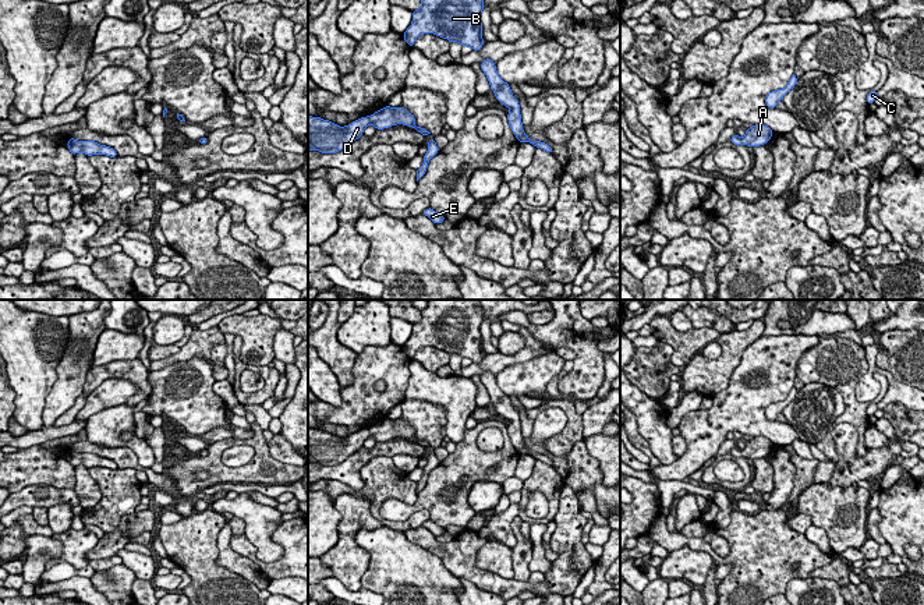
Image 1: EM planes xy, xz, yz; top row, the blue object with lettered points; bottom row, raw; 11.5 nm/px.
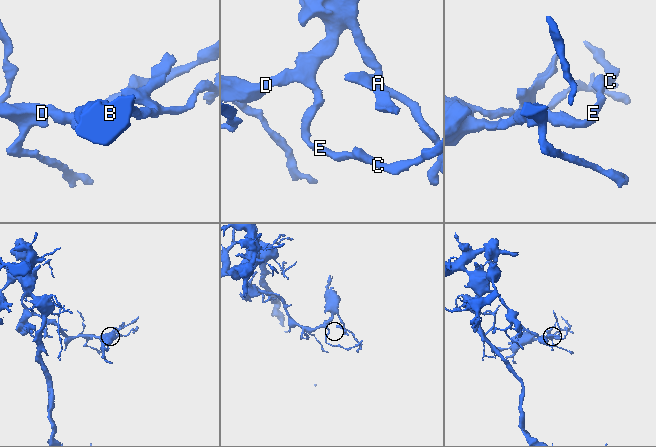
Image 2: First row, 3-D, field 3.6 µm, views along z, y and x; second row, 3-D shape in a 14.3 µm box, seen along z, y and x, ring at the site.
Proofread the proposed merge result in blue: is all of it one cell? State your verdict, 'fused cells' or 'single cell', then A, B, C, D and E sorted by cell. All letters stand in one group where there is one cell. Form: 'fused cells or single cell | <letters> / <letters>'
single cell | A B C D E

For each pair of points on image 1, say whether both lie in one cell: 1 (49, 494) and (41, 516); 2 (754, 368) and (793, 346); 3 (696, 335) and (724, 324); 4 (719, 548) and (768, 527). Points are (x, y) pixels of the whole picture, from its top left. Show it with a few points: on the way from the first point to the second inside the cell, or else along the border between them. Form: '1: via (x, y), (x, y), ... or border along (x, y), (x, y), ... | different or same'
1: border along (46, 508), (32, 509) | different
2: via (764, 368), (783, 351) | same
3: border along (693, 326), (711, 326), (721, 333) | different
4: border along (701, 537), (721, 556), (729, 554) | different

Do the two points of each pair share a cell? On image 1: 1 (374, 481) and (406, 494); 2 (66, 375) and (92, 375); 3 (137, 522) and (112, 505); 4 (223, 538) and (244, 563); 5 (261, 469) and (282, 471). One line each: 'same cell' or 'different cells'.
1: same cell
2: different cells
3: different cells
4: same cell
5: same cell

